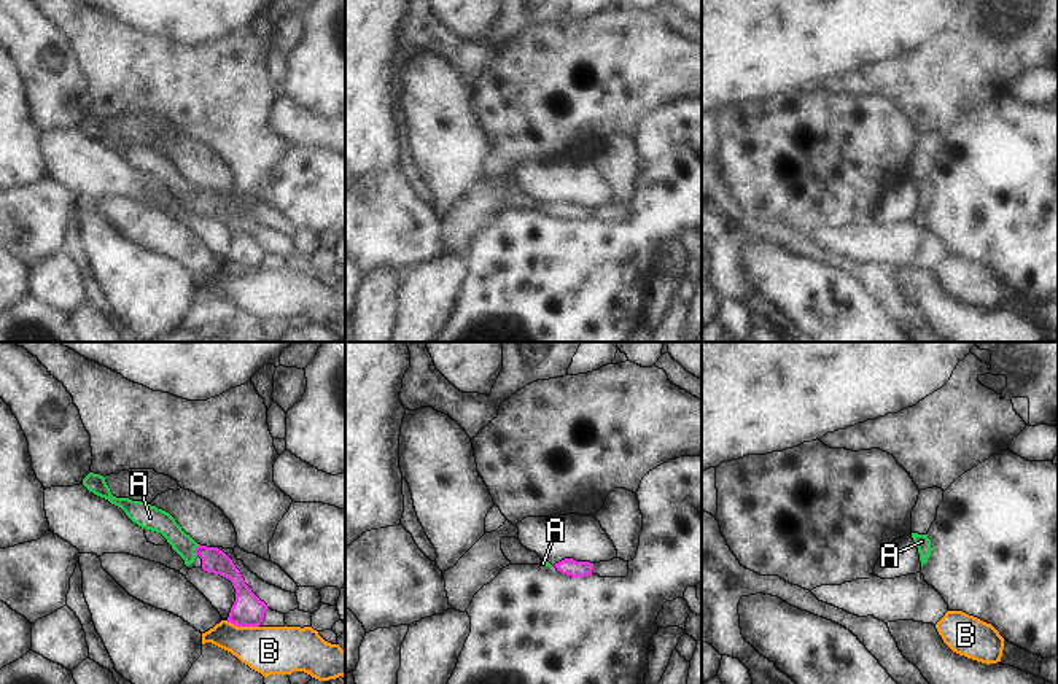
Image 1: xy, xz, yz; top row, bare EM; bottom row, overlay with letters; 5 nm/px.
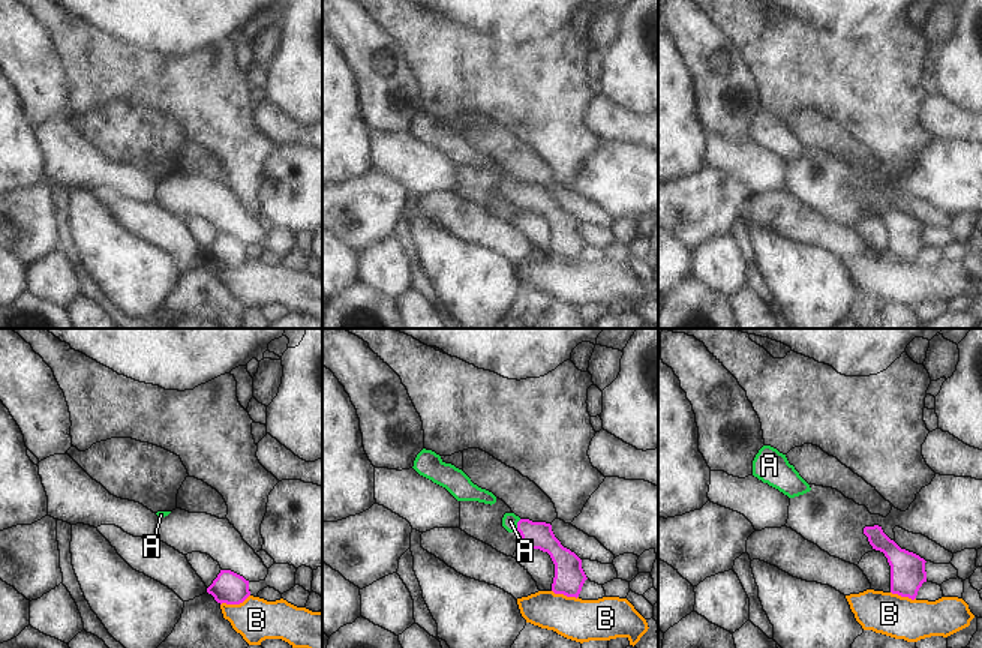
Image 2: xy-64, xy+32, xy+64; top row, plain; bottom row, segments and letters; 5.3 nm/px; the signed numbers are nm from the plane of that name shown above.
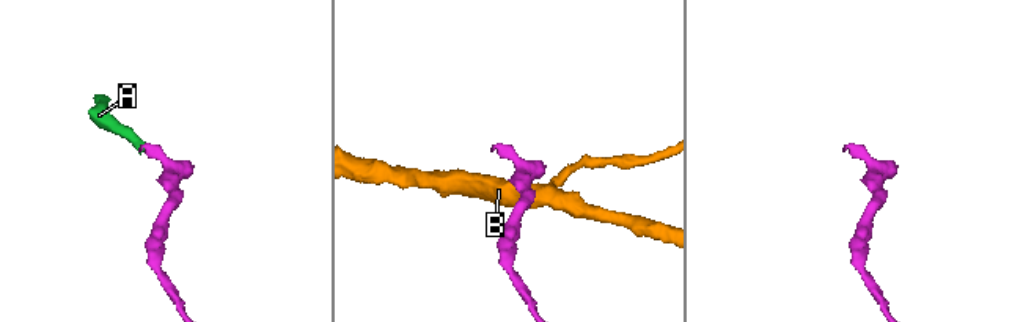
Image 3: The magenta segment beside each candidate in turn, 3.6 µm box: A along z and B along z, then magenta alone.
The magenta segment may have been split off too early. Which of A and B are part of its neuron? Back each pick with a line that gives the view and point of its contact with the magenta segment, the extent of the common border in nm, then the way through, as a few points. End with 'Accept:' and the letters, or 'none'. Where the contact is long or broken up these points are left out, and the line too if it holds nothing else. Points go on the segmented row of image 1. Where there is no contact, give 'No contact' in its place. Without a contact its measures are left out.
A: Touches magenta at xy (194, 551). Shared border 70 nm. Path across: xy (213, 560), (202, 551), (194, 551), (158, 520)
Accept: A

